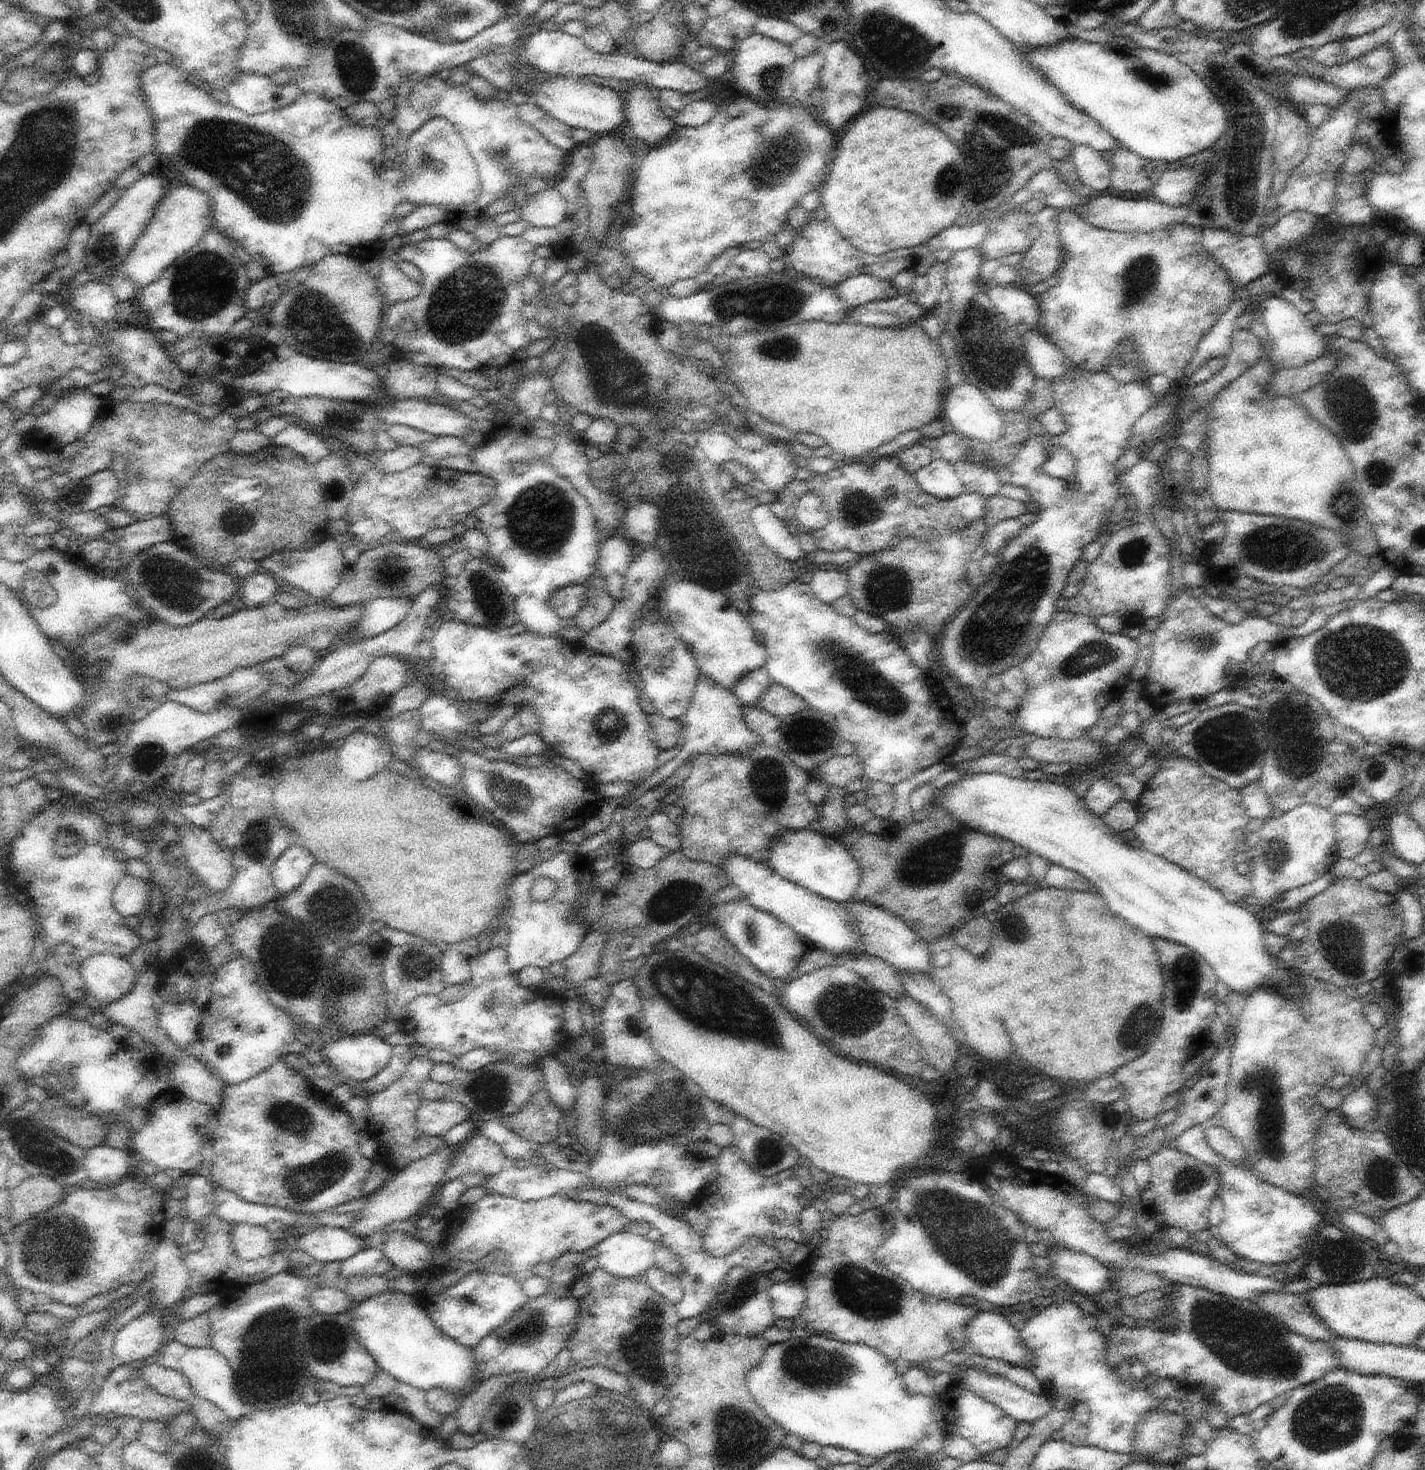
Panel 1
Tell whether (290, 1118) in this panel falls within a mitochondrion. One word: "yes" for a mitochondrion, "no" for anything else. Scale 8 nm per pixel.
yes

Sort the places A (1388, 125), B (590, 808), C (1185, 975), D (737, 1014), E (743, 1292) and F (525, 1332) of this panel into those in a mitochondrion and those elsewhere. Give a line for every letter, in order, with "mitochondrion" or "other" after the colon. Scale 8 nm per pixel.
A: other
B: other
C: mitochondrion
D: mitochondrion
E: mitochondrion
F: mitochondrion

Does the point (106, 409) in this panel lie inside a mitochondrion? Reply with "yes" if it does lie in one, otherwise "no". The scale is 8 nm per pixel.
no

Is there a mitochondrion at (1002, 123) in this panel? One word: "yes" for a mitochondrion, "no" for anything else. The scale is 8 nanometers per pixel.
yes

